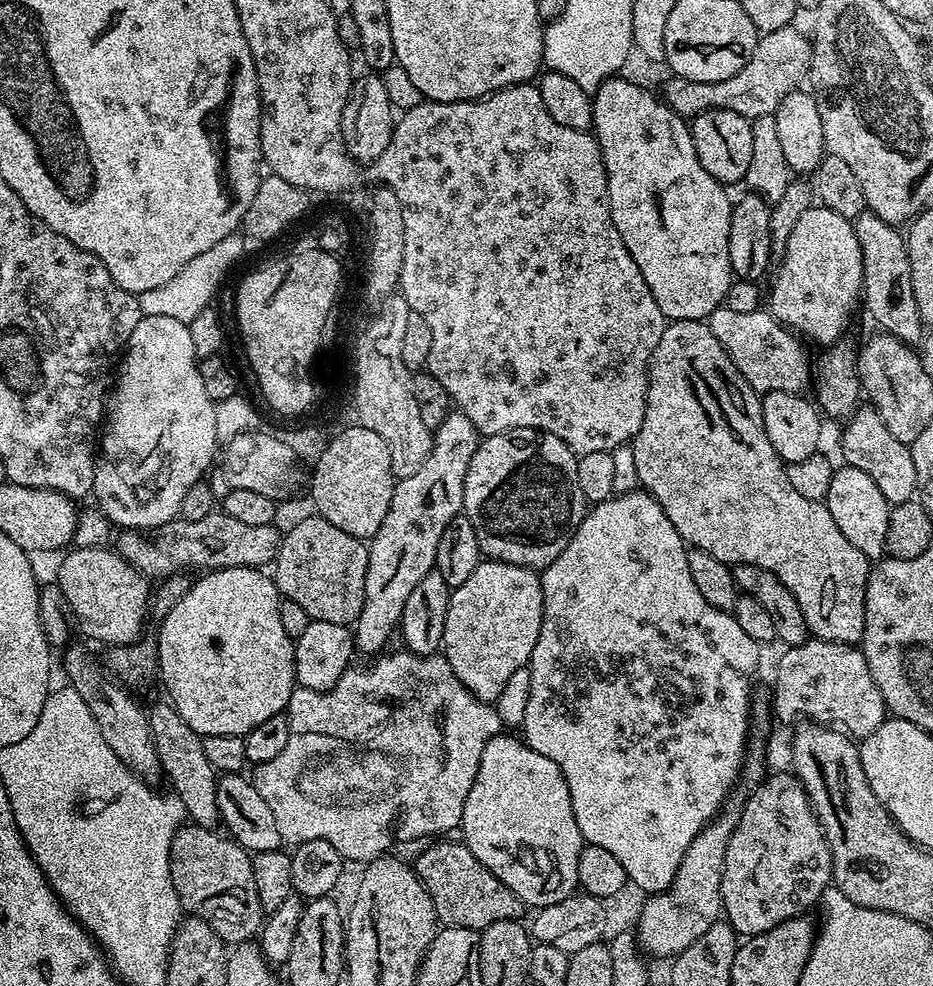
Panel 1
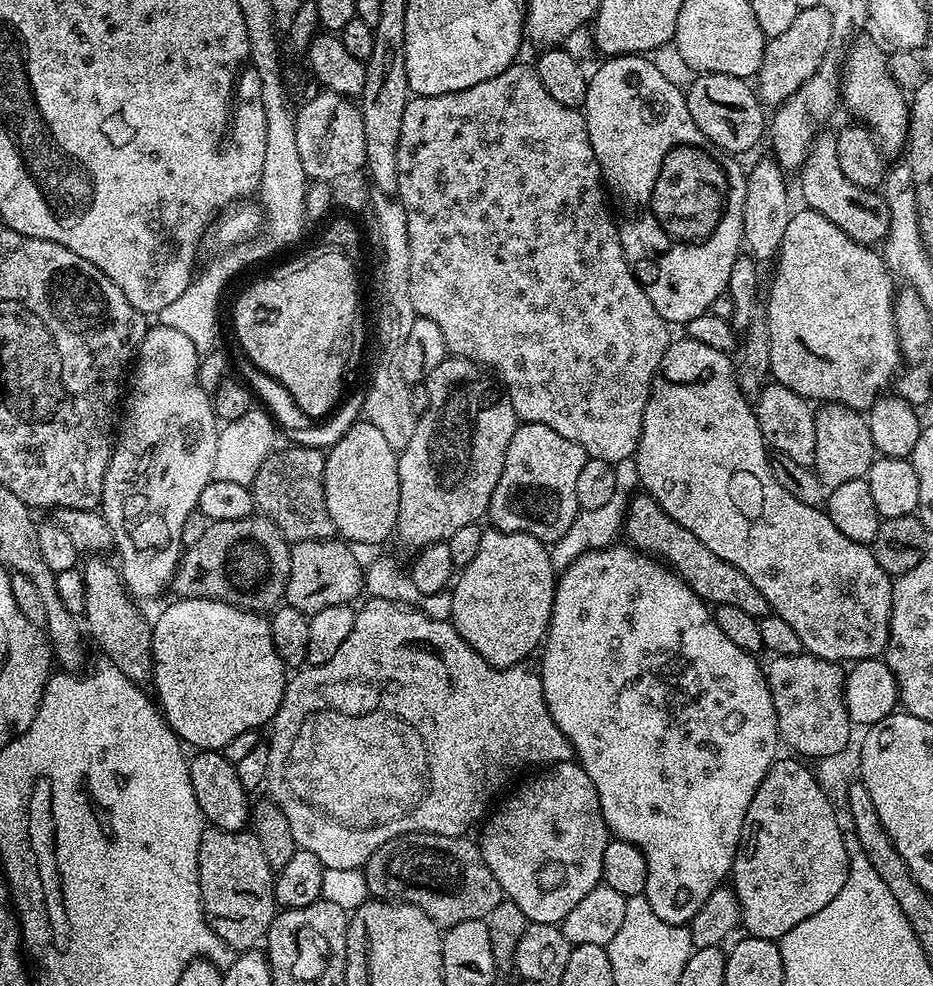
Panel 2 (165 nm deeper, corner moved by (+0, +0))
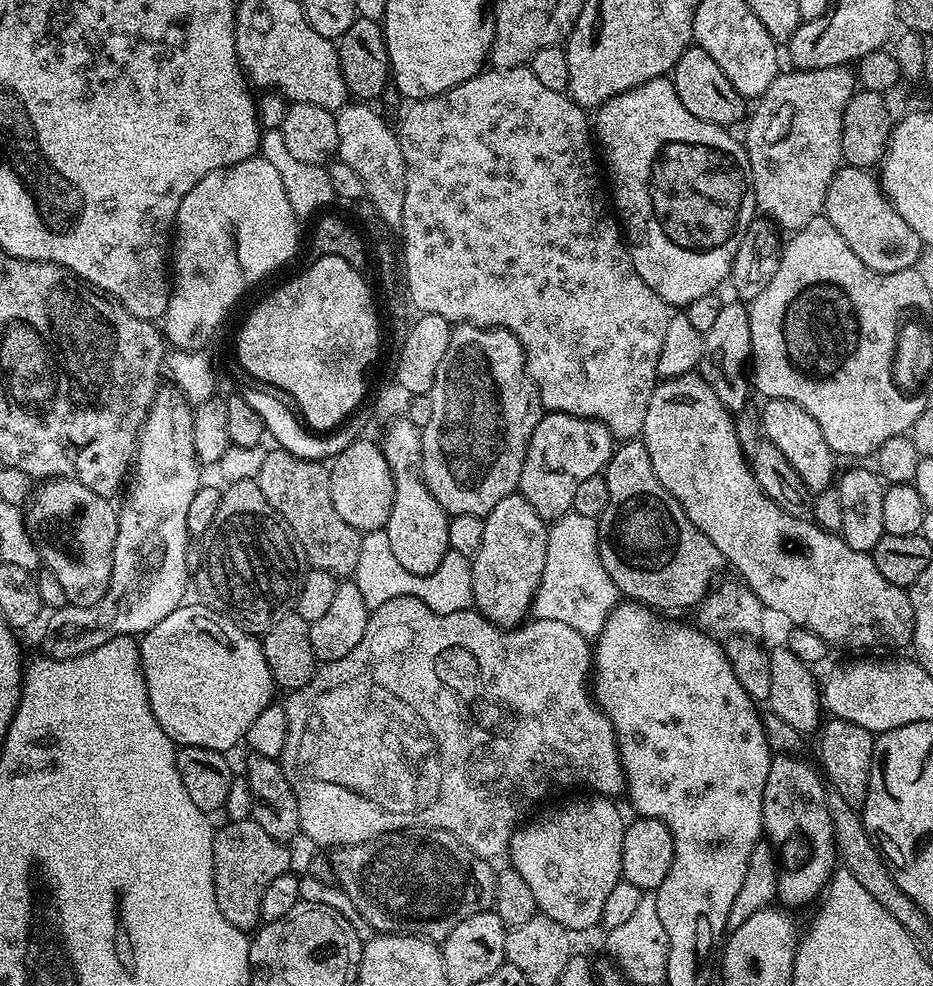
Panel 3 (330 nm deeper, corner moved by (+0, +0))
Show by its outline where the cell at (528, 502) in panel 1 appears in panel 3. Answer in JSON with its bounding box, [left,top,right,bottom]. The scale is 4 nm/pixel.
[520,411,614,522]

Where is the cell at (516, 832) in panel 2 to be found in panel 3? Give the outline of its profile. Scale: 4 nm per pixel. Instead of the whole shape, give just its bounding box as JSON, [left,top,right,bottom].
[506,794,626,934]

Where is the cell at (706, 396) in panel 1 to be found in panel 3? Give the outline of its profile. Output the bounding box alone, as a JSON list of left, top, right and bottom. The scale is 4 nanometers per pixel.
[642,374,914,650]

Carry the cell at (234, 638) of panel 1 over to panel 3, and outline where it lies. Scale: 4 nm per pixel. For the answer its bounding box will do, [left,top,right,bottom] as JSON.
[139,602,274,754]

